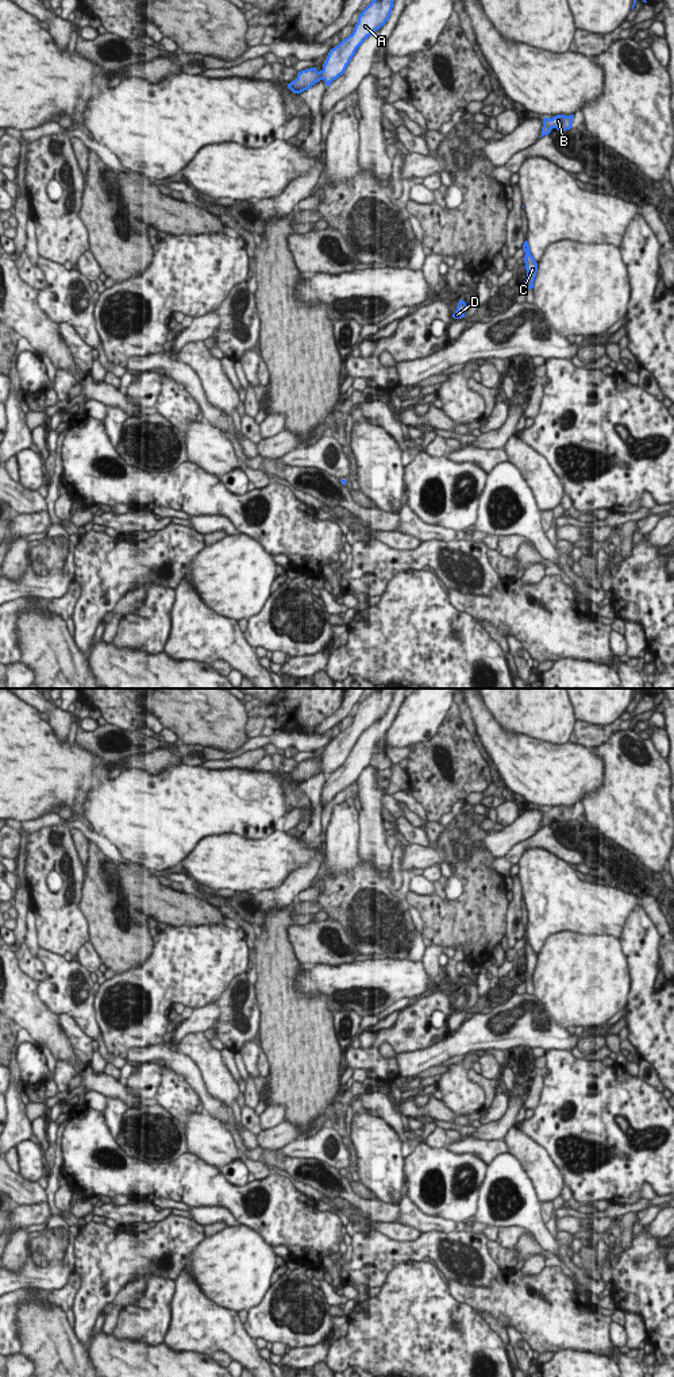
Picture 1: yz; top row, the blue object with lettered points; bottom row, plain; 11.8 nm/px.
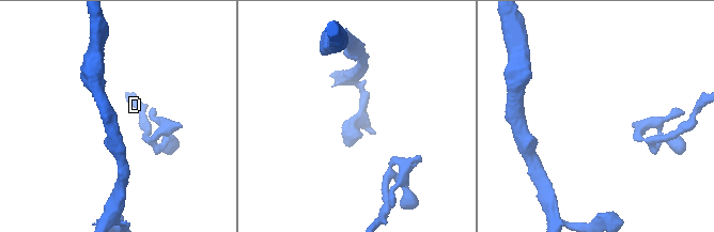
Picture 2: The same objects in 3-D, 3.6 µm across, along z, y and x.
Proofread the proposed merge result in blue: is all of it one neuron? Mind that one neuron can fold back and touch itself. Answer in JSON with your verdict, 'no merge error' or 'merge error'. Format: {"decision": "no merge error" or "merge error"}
{"decision": "no merge error"}

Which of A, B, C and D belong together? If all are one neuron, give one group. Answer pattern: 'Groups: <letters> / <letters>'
Groups: A B C D.

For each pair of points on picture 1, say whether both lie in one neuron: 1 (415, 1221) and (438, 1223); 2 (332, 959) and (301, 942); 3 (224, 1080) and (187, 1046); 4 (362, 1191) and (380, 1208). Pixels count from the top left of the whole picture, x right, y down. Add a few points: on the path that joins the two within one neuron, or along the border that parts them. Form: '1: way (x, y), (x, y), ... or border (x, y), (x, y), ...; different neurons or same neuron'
1: way (420, 1221), (423, 1223), (432, 1223); same neuron
2: way (324, 956), (309, 945); same neuron
3: way (215, 1071), (196, 1052); same neuron
4: border (349, 1184), (359, 1196), (377, 1200); different neurons

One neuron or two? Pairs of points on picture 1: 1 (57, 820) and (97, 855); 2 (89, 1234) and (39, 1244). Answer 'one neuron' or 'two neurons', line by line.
1: two neurons
2: two neurons

